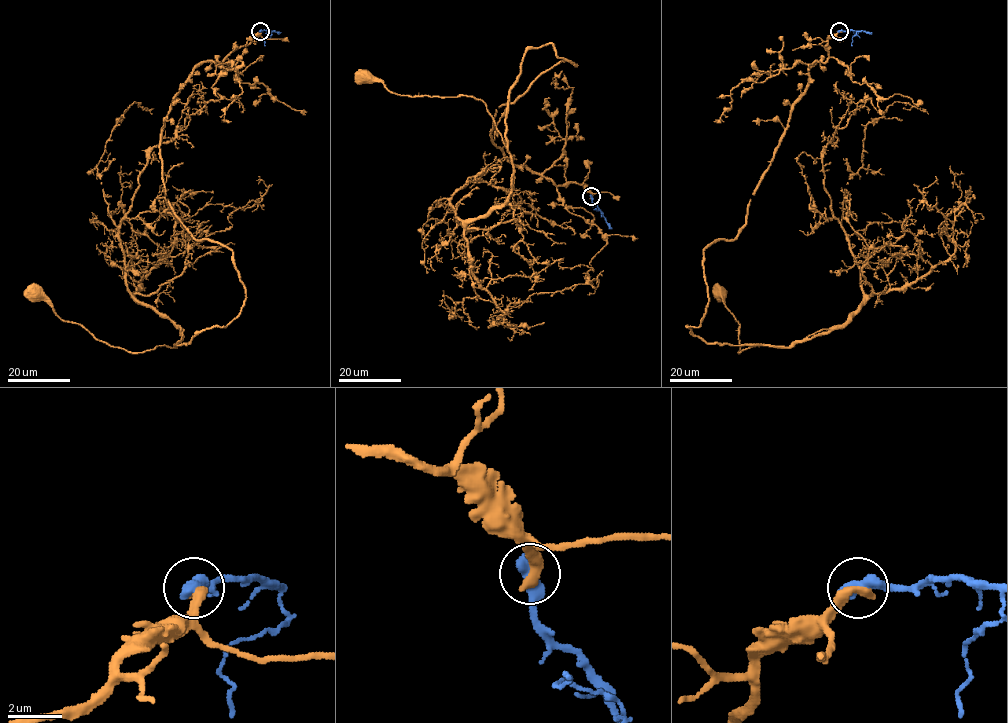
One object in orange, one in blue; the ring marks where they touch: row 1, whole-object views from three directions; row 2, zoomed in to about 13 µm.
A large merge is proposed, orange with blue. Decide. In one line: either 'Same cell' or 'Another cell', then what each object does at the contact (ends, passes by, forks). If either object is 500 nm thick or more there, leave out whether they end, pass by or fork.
Another cell

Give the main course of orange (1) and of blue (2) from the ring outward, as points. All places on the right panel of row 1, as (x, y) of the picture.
1: (839, 31), (741, 232), (703, 251), (706, 312), (687, 327), (789, 347), (739, 352), (720, 292)
2: (839, 31), (856, 31), (852, 46)

